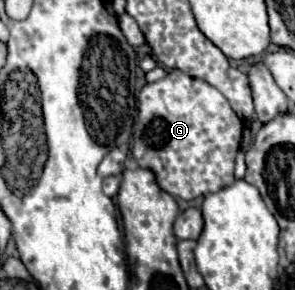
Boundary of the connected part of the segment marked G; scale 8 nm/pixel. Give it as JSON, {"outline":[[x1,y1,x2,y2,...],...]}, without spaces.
{"outline":[[177,69,161,81,147,83,139,93,139,111,131,135,131,155,139,167,151,169,157,175,157,183,163,191,181,199,195,199,205,193,219,191,235,181,235,155,243,137,243,121,233,113,227,99,209,83,197,81]]}

